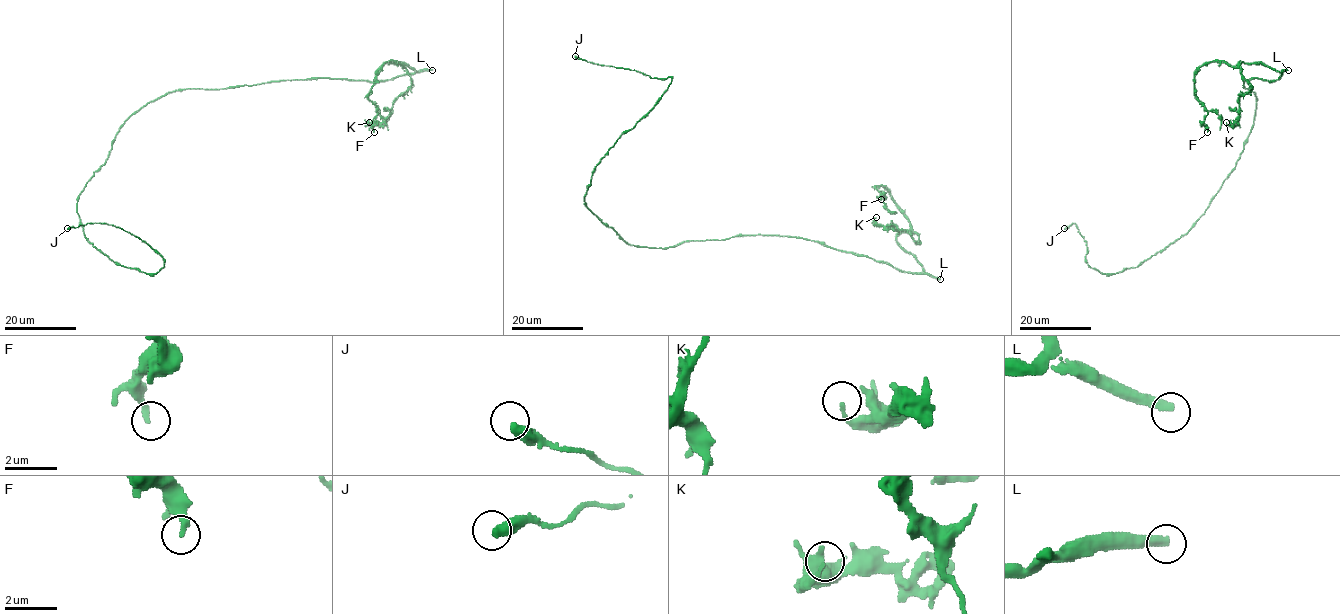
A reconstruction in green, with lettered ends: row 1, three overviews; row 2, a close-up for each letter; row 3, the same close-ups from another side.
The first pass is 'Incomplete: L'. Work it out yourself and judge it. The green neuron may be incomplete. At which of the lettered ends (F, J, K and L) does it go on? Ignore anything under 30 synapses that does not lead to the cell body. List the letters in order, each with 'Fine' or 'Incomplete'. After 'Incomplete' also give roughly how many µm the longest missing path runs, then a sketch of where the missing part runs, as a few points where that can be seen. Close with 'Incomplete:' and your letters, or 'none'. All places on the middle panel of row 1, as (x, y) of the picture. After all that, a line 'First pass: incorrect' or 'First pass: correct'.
F: Fine
J: Fine
K: Fine
L: Incomplete. Missing length about 80 µm
Incomplete: L
First pass: correct

